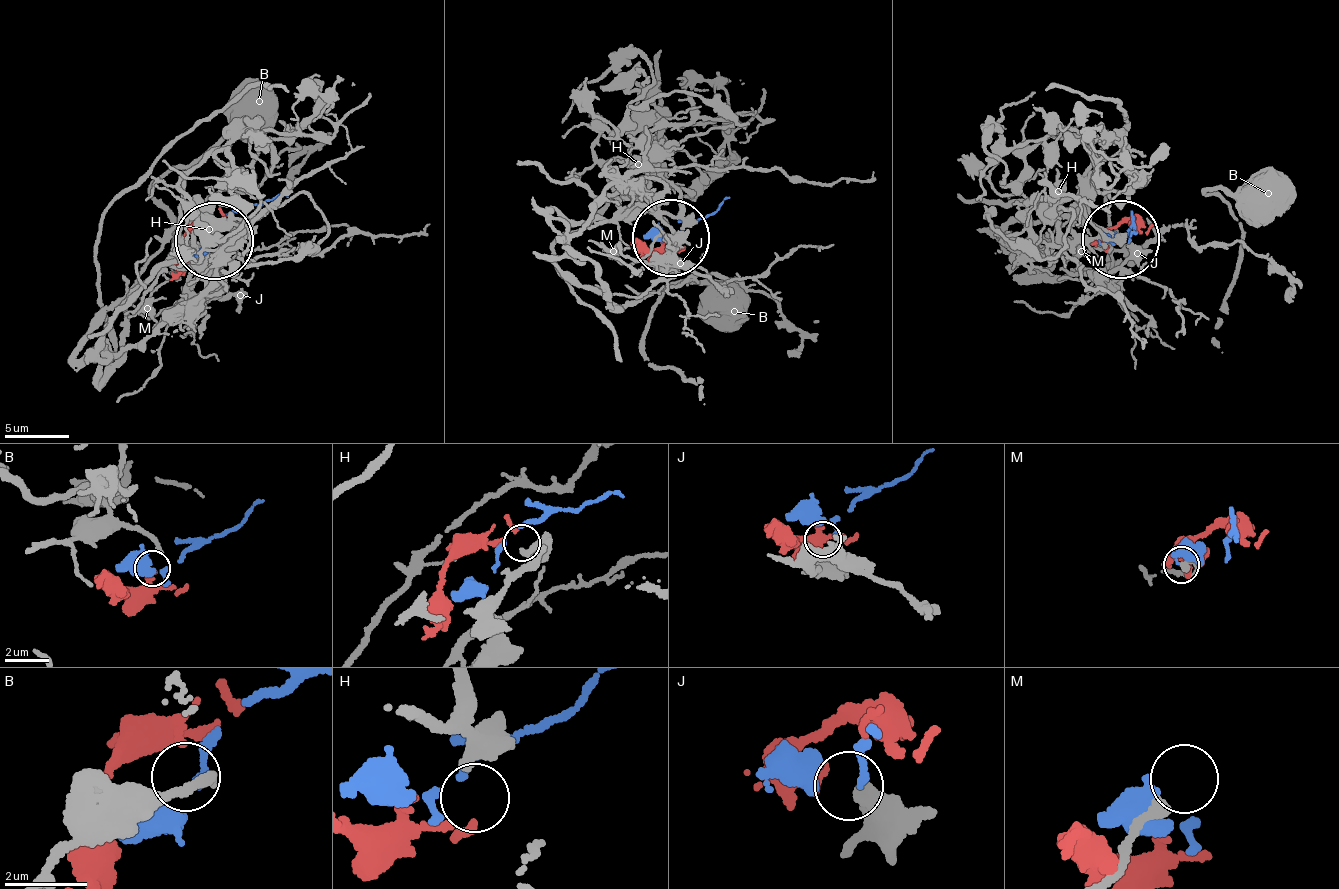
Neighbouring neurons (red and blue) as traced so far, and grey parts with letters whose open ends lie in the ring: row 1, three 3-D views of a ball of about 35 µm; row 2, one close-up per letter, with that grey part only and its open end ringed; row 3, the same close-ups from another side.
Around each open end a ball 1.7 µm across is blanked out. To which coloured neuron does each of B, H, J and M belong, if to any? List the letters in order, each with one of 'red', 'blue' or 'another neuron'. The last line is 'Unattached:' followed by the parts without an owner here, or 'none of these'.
B: another neuron
H: red
J: blue
M: another neuron
Unattached: B, M

